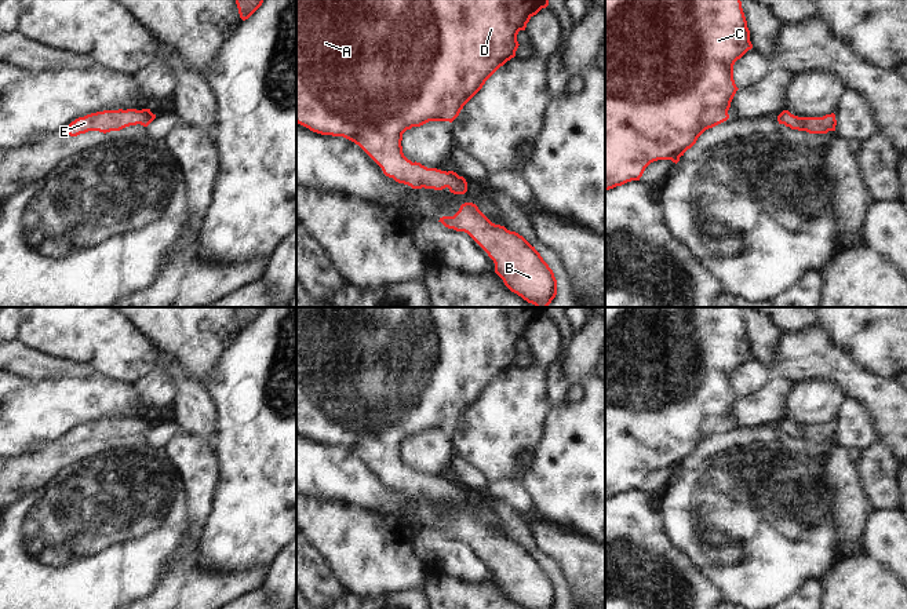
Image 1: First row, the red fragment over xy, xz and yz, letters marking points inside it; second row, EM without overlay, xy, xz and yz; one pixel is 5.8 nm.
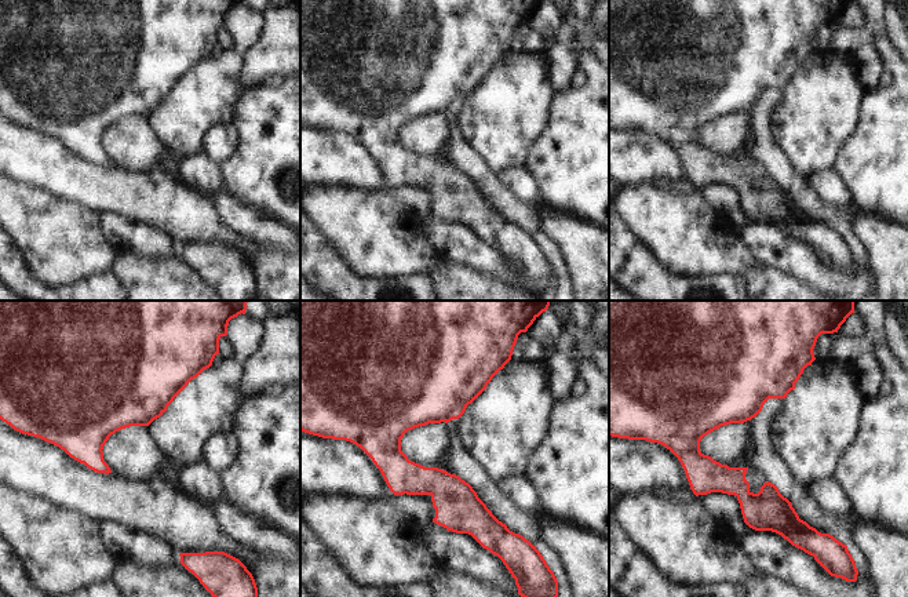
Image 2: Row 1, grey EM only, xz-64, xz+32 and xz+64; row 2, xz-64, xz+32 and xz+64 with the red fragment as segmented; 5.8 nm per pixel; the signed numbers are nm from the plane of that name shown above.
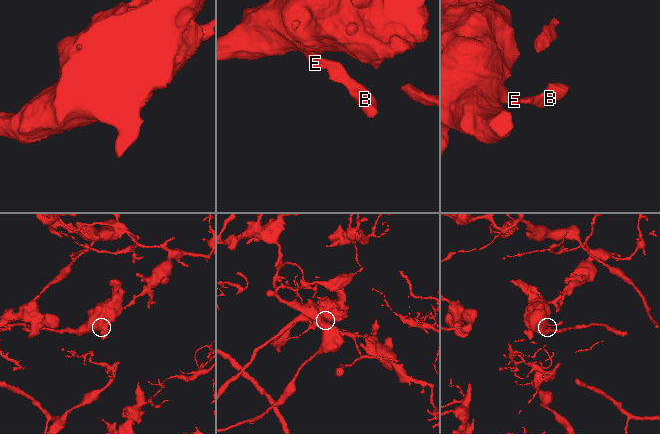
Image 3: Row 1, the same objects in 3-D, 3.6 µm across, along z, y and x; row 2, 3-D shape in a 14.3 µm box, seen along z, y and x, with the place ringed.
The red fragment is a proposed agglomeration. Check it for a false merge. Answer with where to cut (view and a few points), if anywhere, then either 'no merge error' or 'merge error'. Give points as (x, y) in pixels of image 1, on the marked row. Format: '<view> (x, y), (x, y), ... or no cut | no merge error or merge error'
no cut | no merge error

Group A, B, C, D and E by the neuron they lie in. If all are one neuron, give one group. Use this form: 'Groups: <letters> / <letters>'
Groups: A B C D E.

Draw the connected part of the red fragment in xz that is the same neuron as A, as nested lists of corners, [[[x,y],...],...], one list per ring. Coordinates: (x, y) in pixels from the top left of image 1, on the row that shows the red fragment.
[[[296,0],[296,123],[321,135],[343,136],[358,145],[389,178],[412,189],[449,189],[454,194],[465,194],[467,182],[454,171],[427,168],[412,163],[402,153],[402,134],[412,127],[429,121],[452,123],[463,106],[482,88],[485,81],[507,61],[516,56],[518,48],[517,34],[525,30],[529,19],[549,0]]]

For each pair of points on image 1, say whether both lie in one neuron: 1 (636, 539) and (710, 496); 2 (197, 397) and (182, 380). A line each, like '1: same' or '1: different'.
1: different
2: same

